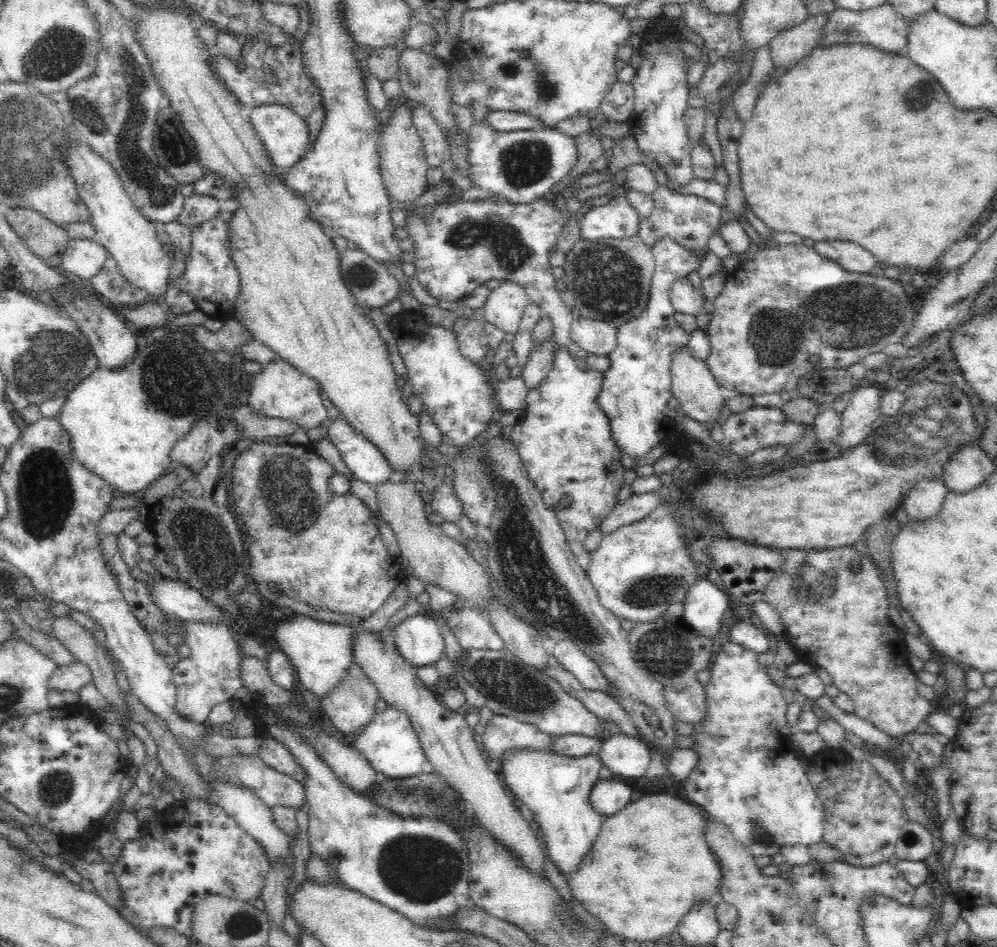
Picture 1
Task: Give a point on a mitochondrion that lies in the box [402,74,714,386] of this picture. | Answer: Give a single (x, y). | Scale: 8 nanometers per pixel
(608, 281)

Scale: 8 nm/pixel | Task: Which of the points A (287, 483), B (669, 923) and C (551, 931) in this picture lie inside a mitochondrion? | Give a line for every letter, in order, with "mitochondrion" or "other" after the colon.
A: mitochondrion
B: other
C: other

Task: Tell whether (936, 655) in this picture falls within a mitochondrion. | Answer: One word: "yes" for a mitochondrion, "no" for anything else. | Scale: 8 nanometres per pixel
no

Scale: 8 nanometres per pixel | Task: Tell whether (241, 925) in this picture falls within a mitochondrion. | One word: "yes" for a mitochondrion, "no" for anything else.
yes

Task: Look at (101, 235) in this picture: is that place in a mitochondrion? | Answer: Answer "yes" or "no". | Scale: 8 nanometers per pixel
no

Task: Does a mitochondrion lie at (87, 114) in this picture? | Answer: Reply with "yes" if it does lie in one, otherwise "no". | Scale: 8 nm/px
yes

